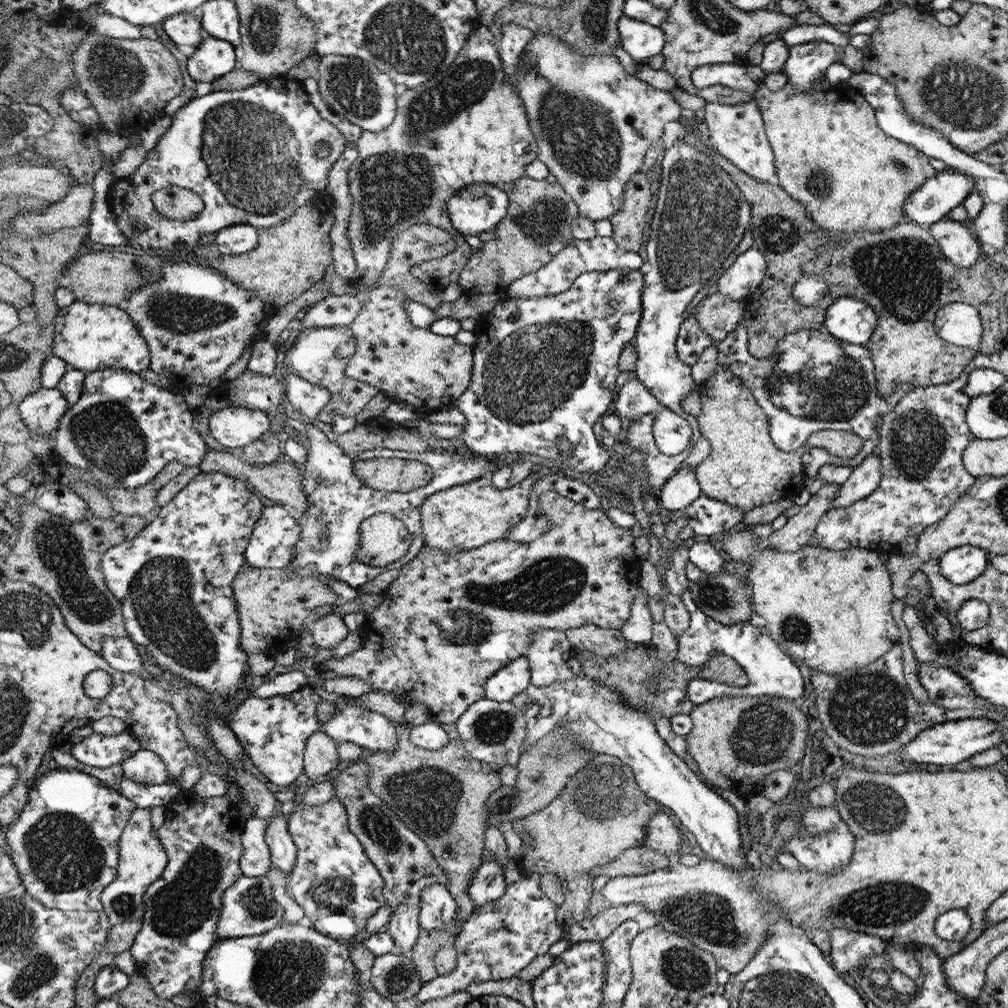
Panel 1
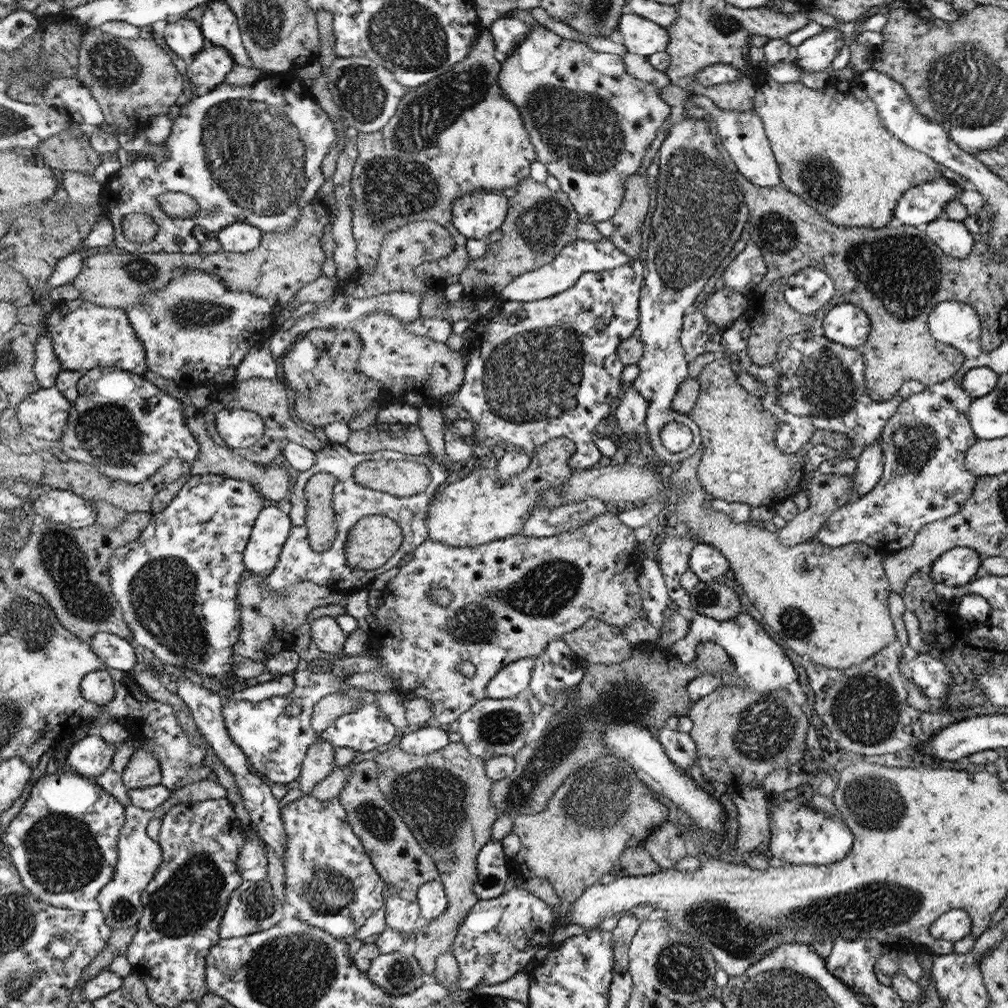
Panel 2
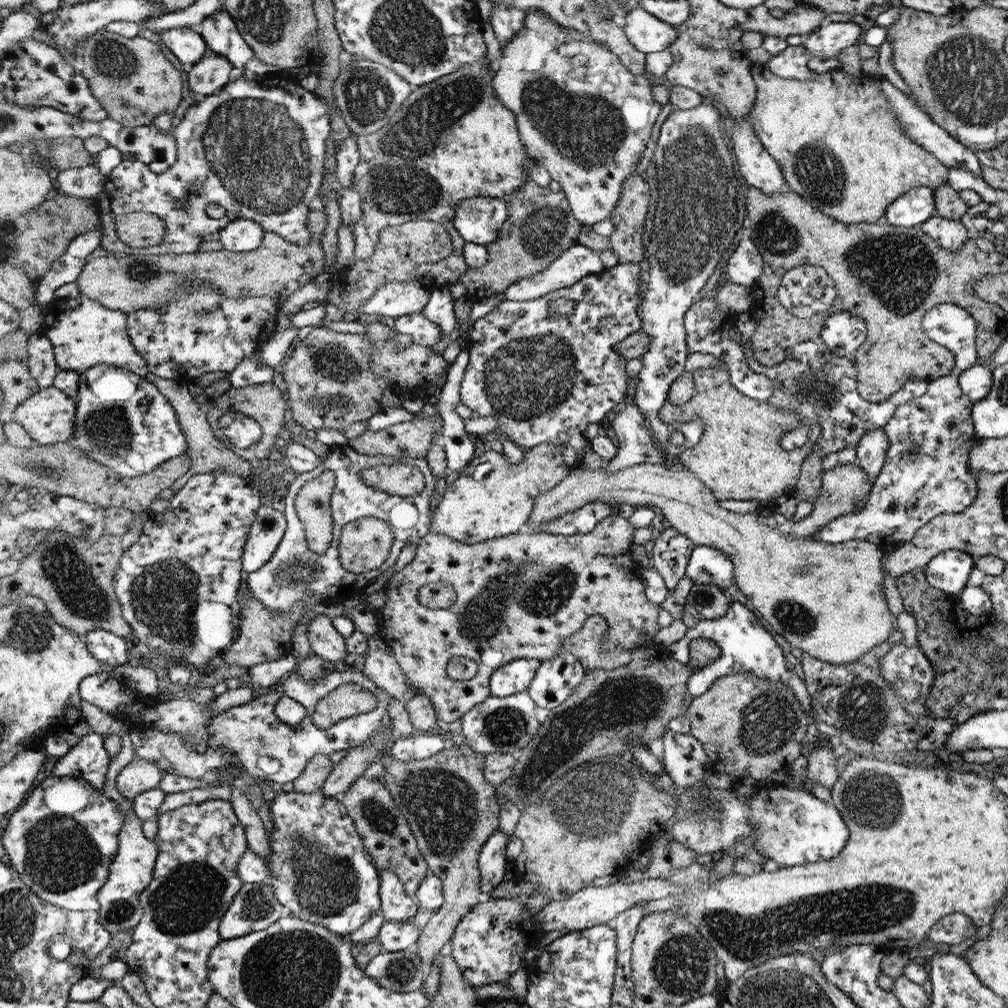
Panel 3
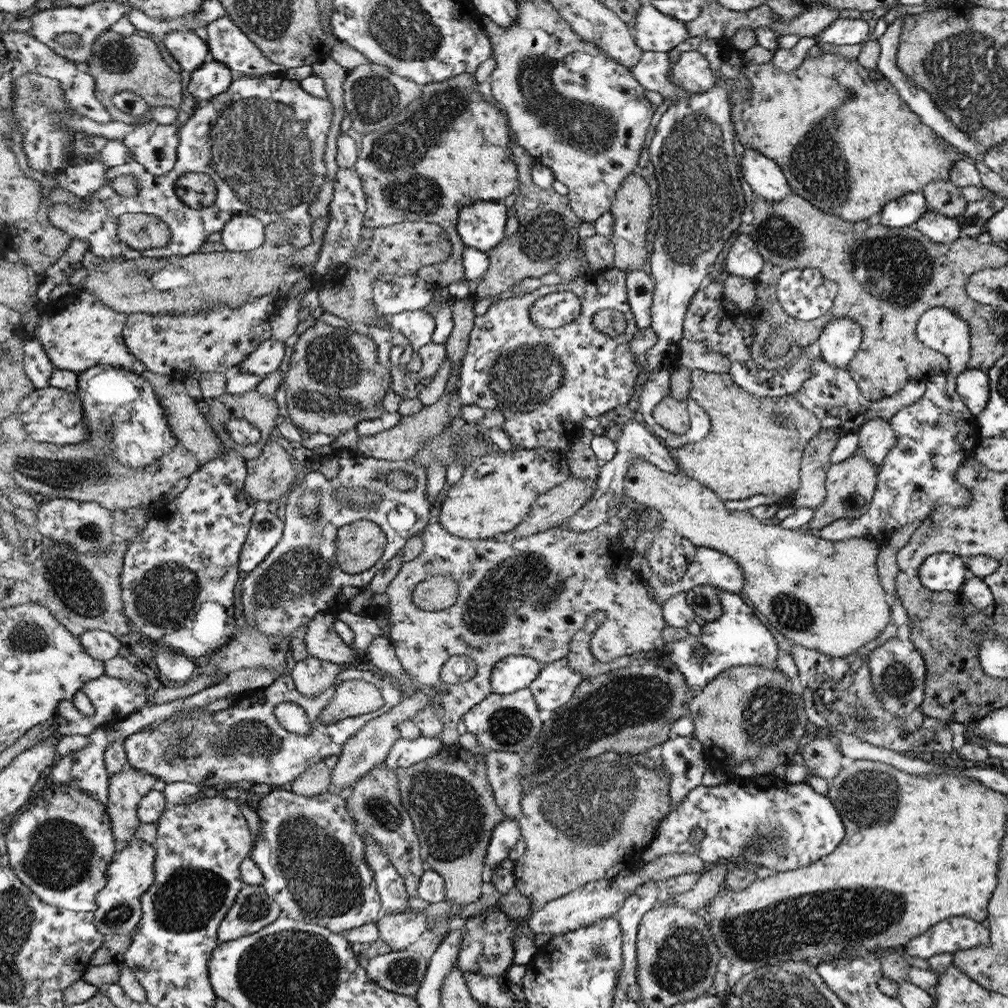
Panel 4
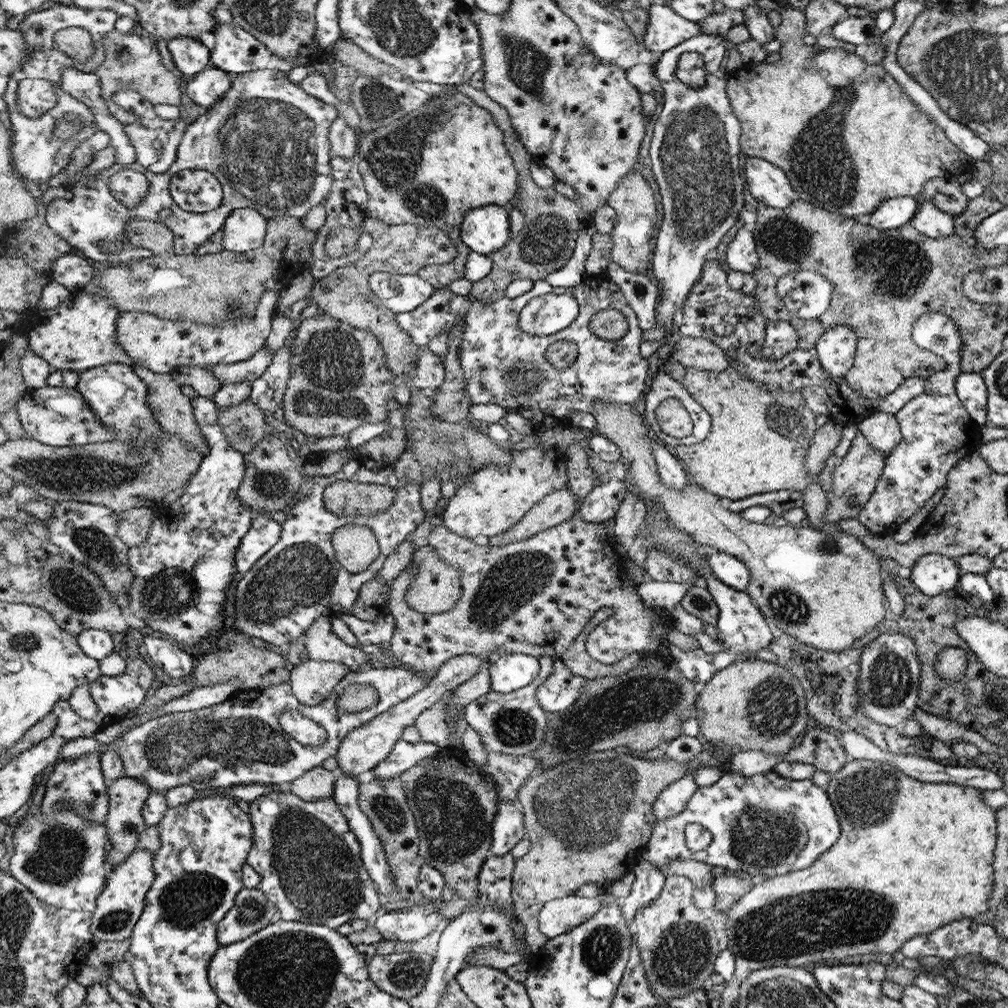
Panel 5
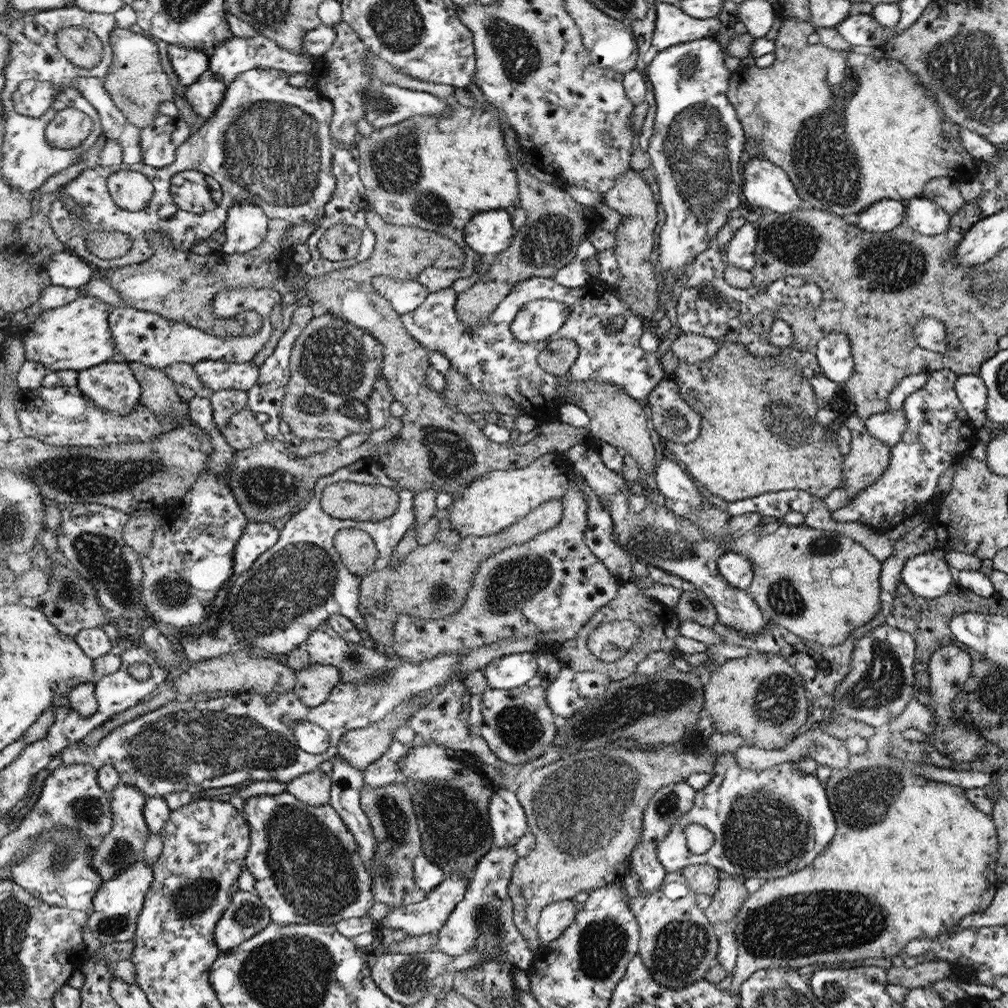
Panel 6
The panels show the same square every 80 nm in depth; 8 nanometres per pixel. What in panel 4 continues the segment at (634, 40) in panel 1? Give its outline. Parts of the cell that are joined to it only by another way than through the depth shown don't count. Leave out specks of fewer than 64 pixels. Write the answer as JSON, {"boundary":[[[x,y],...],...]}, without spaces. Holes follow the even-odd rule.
{"boundary":[[[647,2],[636,15],[635,41],[641,49],[654,52],[669,52],[688,37],[687,24],[660,12]]]}

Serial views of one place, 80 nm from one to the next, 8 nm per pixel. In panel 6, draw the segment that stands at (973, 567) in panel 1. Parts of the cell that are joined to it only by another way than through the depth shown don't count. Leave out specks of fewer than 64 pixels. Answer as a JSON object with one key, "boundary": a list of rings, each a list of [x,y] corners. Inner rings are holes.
{"boundary":[[[937,552],[911,557],[901,569],[901,581],[909,595],[924,599],[939,599],[947,595],[955,582],[955,573],[949,562]]]}

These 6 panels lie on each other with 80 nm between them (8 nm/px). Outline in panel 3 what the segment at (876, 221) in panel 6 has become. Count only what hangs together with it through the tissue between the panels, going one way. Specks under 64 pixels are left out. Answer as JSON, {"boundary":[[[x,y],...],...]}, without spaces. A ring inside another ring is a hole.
{"boundary":[[[918,186],[906,191],[886,210],[886,220],[892,226],[919,227],[936,213],[933,187]]]}

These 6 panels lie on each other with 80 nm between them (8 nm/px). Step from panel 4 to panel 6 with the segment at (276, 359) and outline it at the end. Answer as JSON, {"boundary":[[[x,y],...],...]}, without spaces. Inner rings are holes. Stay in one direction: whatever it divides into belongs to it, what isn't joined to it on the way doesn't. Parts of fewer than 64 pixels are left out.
{"boundary":[[[201,360],[200,362],[195,362],[193,367],[203,386],[212,393],[218,392],[219,390],[232,390],[233,388],[249,391],[257,383],[260,368],[253,360],[240,364],[215,360]]]}

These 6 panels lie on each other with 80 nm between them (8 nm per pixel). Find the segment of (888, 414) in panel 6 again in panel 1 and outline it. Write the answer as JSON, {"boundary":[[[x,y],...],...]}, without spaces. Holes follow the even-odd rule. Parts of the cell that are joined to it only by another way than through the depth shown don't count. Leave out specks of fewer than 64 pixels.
{"boundary":[[[872,451],[858,467],[854,467],[846,482],[841,484],[831,509],[846,509],[854,502],[865,499],[878,488],[881,481],[881,458]]]}

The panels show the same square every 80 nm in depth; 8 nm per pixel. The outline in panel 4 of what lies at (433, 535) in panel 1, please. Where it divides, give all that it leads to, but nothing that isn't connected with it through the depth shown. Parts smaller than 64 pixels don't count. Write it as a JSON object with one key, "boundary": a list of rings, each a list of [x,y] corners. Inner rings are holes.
{"boundary":[[[514,447],[511,451],[489,451],[472,459],[466,465],[462,478],[451,485],[438,516],[440,524],[448,532],[465,539],[503,537],[527,518],[540,495],[570,479],[569,470],[564,452],[554,451],[549,447],[536,449]],[[480,464],[492,464],[494,470],[484,476],[478,476],[475,469]]]}

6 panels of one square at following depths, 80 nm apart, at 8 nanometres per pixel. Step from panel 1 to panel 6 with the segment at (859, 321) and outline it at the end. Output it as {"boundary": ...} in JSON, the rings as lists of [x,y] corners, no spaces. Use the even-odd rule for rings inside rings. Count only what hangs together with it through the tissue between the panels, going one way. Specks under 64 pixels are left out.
{"boundary":[[[832,332],[817,344],[816,358],[823,375],[842,386],[855,372],[850,337],[844,332]]]}

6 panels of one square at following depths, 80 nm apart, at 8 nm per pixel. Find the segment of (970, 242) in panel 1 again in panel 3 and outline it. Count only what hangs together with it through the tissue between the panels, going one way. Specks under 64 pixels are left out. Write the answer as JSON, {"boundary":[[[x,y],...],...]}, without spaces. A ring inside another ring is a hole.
{"boundary":[[[932,216],[919,228],[945,249],[957,251],[969,238],[966,227],[959,221]]]}

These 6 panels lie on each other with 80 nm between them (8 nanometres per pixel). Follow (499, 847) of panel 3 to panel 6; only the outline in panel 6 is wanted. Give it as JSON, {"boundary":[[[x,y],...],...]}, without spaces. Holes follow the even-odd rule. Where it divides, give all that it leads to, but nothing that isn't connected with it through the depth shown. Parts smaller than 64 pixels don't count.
{"boundary":[[[497,788],[490,802],[494,847],[514,846],[529,831],[527,815],[516,793]]]}

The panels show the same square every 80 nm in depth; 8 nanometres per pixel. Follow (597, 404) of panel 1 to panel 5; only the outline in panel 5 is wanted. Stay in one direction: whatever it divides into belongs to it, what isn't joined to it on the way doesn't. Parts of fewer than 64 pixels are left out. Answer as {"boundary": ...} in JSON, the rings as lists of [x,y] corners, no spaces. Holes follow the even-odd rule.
{"boundary":[[[607,273],[586,275],[578,286],[555,287],[546,279],[533,281],[532,289],[521,296],[510,299],[501,298],[492,304],[483,304],[477,300],[471,300],[467,296],[456,295],[448,287],[436,289],[419,307],[414,310],[398,313],[397,323],[413,338],[413,341],[420,348],[432,342],[443,332],[453,332],[455,322],[463,316],[465,325],[461,330],[460,350],[458,357],[461,362],[465,380],[466,396],[471,398],[473,404],[498,404],[506,408],[508,412],[517,412],[520,416],[534,422],[533,435],[539,432],[540,428],[547,429],[571,426],[569,416],[574,411],[591,413],[595,409],[595,402],[603,403],[624,403],[636,402],[646,392],[646,380],[650,378],[648,358],[640,356],[640,345],[643,330],[640,328],[639,320],[632,307],[621,292],[621,288],[607,277]],[[547,294],[569,294],[579,304],[579,315],[562,331],[550,336],[532,336],[519,327],[519,316],[530,300],[540,295]],[[600,310],[620,310],[628,318],[628,332],[622,340],[602,340],[601,336],[594,334],[590,321],[594,314]],[[559,340],[571,340],[578,348],[578,356],[574,363],[565,369],[555,369],[544,359],[547,348]]]}

